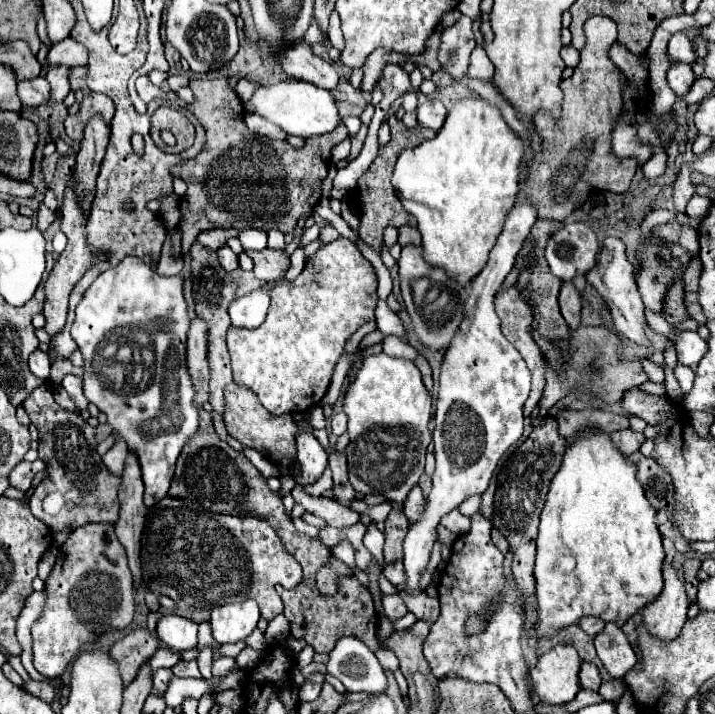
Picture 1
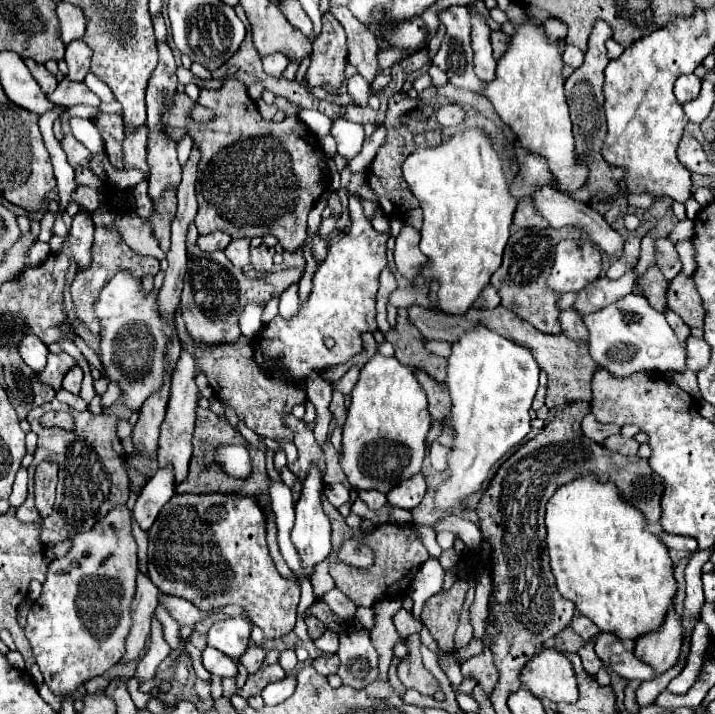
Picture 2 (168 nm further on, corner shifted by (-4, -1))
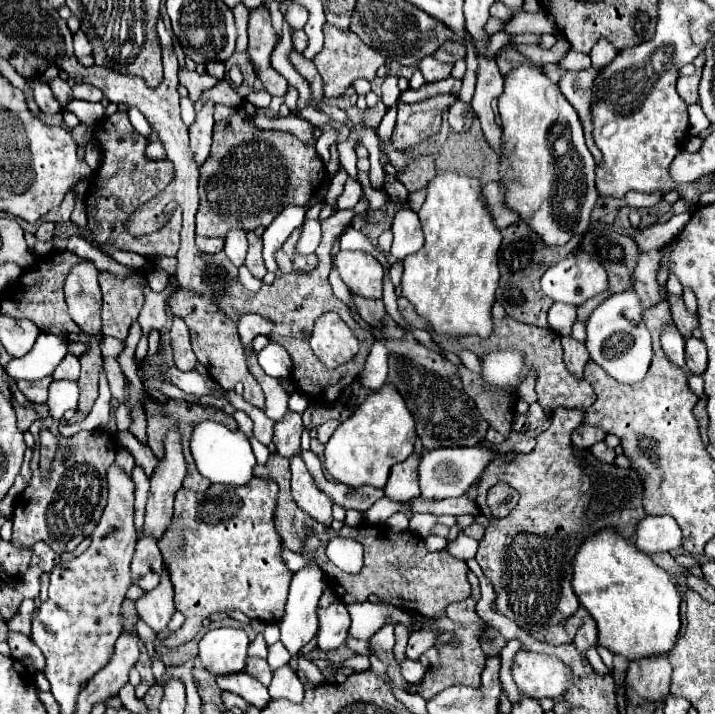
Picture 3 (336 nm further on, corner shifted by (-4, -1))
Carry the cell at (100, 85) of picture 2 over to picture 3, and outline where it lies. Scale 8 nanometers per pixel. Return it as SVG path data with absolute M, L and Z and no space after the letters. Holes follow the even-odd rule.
M129 107L128 116L132 126L136 129L136 131L138 131L138 133L148 136L152 132L152 127L137 108Z

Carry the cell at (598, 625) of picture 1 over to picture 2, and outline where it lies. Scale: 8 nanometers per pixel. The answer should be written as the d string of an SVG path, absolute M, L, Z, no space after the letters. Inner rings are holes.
M576 615L576 617L572 619L570 627L572 627L584 641L586 641L586 639L594 639L596 633L598 633L598 627L596 627L588 617L584 617L584 615Z

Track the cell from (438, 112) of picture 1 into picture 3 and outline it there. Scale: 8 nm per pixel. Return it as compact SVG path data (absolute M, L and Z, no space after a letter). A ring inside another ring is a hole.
M460 99L454 101L454 105L450 105L448 109L448 123L456 133L464 133L470 129L474 119L474 111L468 103L462 103Z

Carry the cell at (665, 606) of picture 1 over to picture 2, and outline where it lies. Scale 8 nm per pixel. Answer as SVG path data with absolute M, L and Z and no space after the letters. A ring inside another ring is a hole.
M670 609L658 633L650 633L636 641L634 655L646 665L650 665L660 677L678 663L680 647L682 647L682 625L676 619L674 609Z

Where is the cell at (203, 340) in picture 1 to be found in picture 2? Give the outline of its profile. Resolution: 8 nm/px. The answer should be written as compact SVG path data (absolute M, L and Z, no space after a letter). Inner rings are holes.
M182 351L182 357L178 361L178 367L172 375L172 393L166 409L166 419L160 427L160 439L158 439L158 457L156 463L158 467L170 465L174 471L174 483L182 483L188 475L188 463L192 457L192 431L194 431L194 421L196 421L196 401L198 401L198 387L196 387L196 359Z

